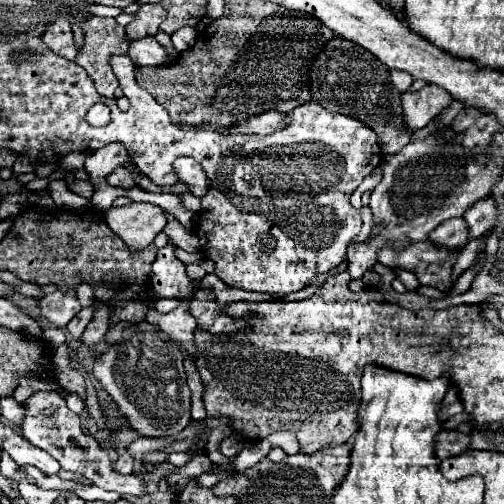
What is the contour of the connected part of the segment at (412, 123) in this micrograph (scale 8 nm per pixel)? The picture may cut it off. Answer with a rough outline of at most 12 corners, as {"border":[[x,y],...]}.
{"border":[[427,84],[401,100],[407,130],[425,128],[453,96]]}

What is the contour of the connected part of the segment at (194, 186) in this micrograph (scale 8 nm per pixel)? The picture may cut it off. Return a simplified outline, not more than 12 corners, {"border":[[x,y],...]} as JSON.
{"border":[[177,158],[173,170],[193,196],[207,192],[203,168],[193,158]]}

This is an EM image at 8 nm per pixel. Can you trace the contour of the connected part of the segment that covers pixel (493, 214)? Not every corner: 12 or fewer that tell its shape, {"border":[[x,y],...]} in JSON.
{"border":[[491,198],[479,200],[463,214],[469,240],[493,228],[497,206]]}

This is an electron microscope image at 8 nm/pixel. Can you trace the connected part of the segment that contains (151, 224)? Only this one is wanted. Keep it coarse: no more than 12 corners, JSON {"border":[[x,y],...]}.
{"border":[[147,202],[109,208],[107,226],[145,248],[165,228],[163,208]]}

